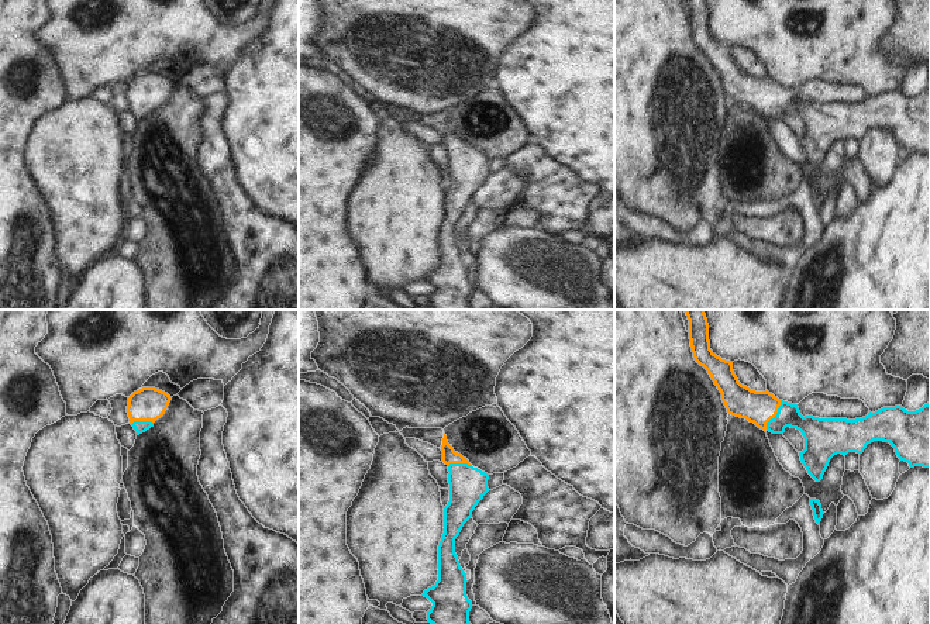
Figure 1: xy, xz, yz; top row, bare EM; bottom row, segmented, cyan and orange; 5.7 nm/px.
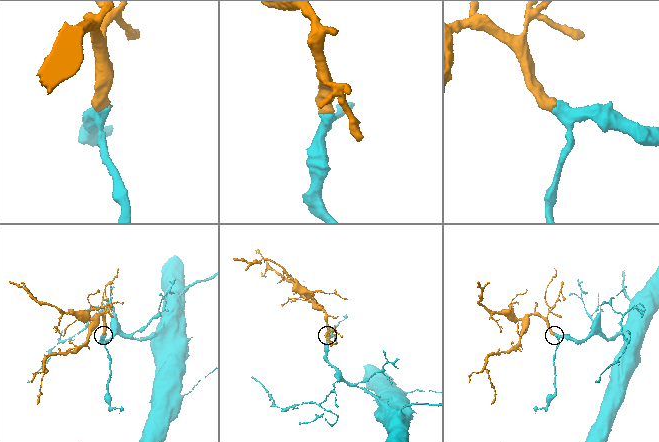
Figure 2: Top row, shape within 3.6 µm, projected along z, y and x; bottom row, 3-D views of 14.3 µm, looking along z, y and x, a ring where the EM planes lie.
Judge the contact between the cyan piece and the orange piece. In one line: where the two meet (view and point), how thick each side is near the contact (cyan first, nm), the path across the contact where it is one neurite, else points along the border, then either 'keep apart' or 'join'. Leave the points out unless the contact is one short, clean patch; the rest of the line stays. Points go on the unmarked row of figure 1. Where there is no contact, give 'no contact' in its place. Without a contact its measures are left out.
yz (777, 99) | 160/190 nm | across yz (816, 116), (788, 99), (777, 99), (758, 92) | join

